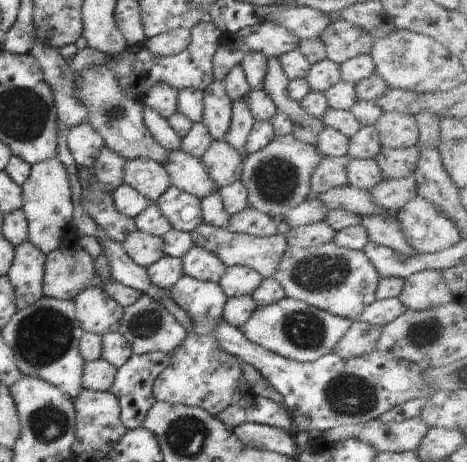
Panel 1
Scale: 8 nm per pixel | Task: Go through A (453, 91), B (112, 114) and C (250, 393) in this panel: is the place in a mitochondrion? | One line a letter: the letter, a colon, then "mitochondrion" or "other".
A: other
B: mitochondrion
C: other

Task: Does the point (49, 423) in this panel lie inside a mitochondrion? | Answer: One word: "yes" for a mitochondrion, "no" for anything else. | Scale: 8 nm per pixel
yes

